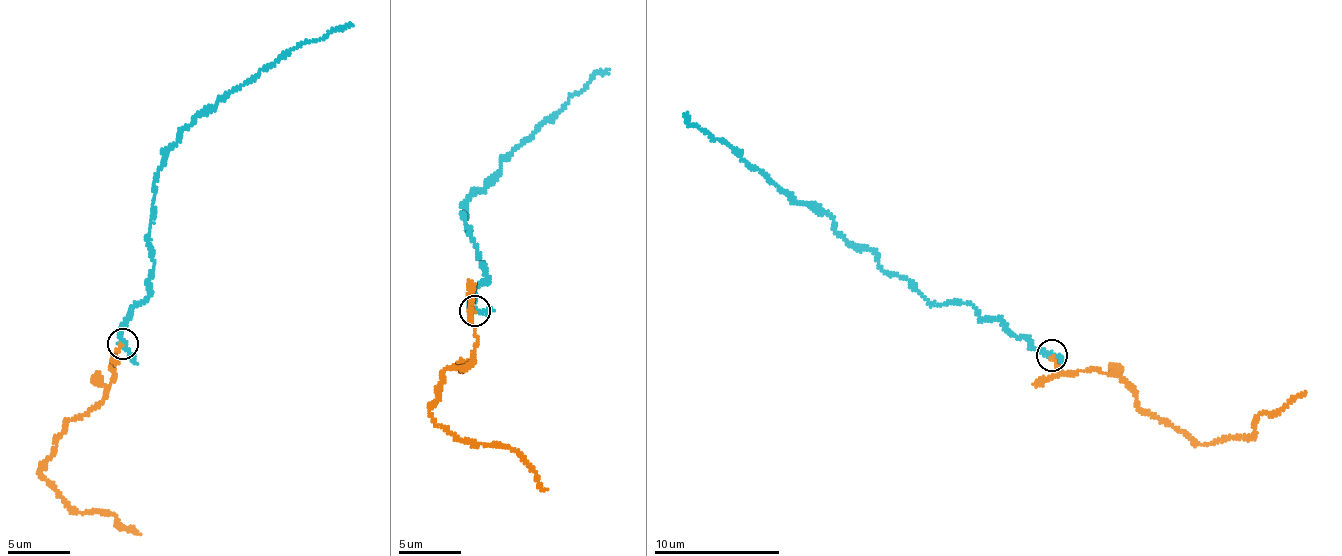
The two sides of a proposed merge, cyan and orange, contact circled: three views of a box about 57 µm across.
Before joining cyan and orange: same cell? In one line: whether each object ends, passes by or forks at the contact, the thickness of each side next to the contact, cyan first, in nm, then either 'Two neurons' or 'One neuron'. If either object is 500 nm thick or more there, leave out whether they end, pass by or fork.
At the ring cyan passes by. At the ring orange ends. Thickness 200 nm (cyan) against 180 nm. One neuron

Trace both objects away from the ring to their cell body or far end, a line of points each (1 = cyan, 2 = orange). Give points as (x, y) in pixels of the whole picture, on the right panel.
1: (1051, 355), (970, 304), (931, 302), (881, 268), (870, 248), (848, 246), (828, 213), (793, 201), (684, 114)
2: (1050, 357), (1061, 372), (1121, 375), (1145, 414), (1207, 445), (1230, 435), (1253, 436), (1259, 414), (1306, 392)

